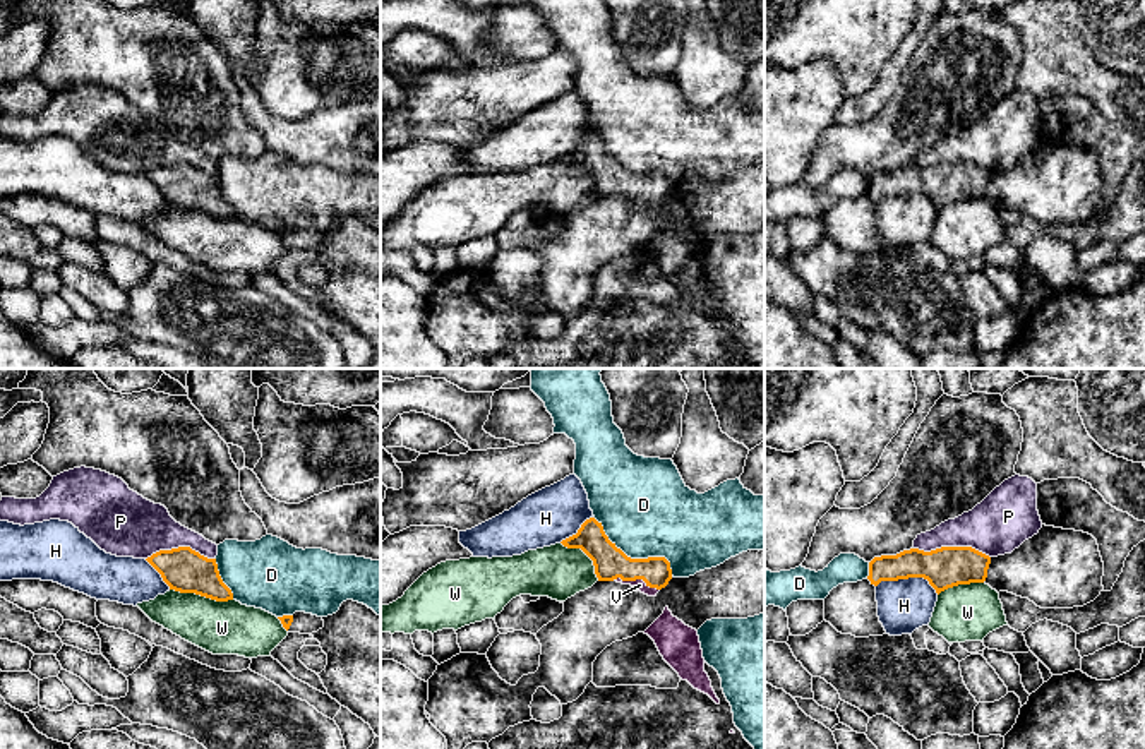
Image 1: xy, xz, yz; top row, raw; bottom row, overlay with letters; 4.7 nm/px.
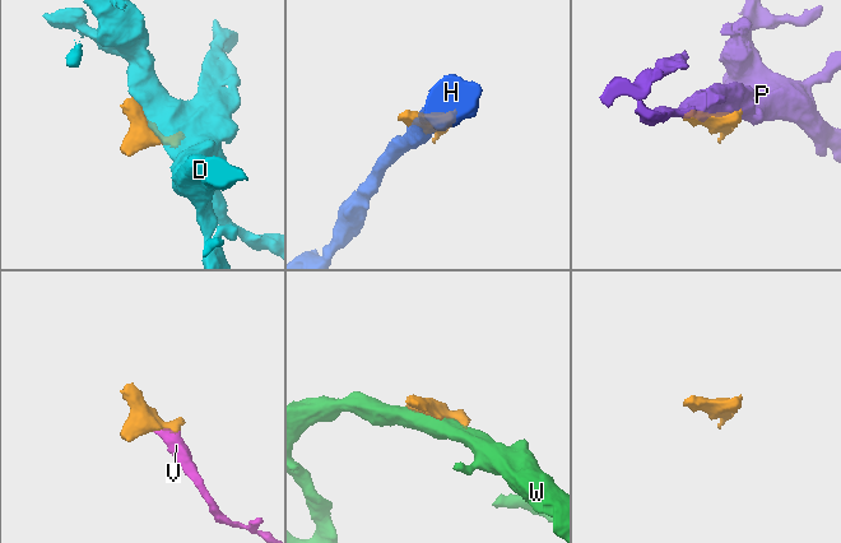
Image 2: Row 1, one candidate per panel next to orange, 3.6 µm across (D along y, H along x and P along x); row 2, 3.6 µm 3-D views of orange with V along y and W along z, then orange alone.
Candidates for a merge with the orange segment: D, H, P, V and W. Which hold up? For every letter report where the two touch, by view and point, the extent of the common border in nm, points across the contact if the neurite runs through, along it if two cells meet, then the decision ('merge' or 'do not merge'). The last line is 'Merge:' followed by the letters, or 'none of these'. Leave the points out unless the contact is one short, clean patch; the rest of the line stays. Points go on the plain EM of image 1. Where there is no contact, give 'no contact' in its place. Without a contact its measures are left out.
D: meets orange in xz at (635, 175); contact 460 nm long; do not merge
H: meets orange in yz at (909, 192); contact 300 nm long; do not merge
P: meets orange in yz at (952, 163); contact 360 nm long; do not merge
V: meets orange in xz at (636, 194); contact 220 nm long; runs through xz (611, 179), (636, 194), (640, 201); merge
W: meets orange in xy at (201, 211); contact 300 nm long; do not merge
Merge: V

